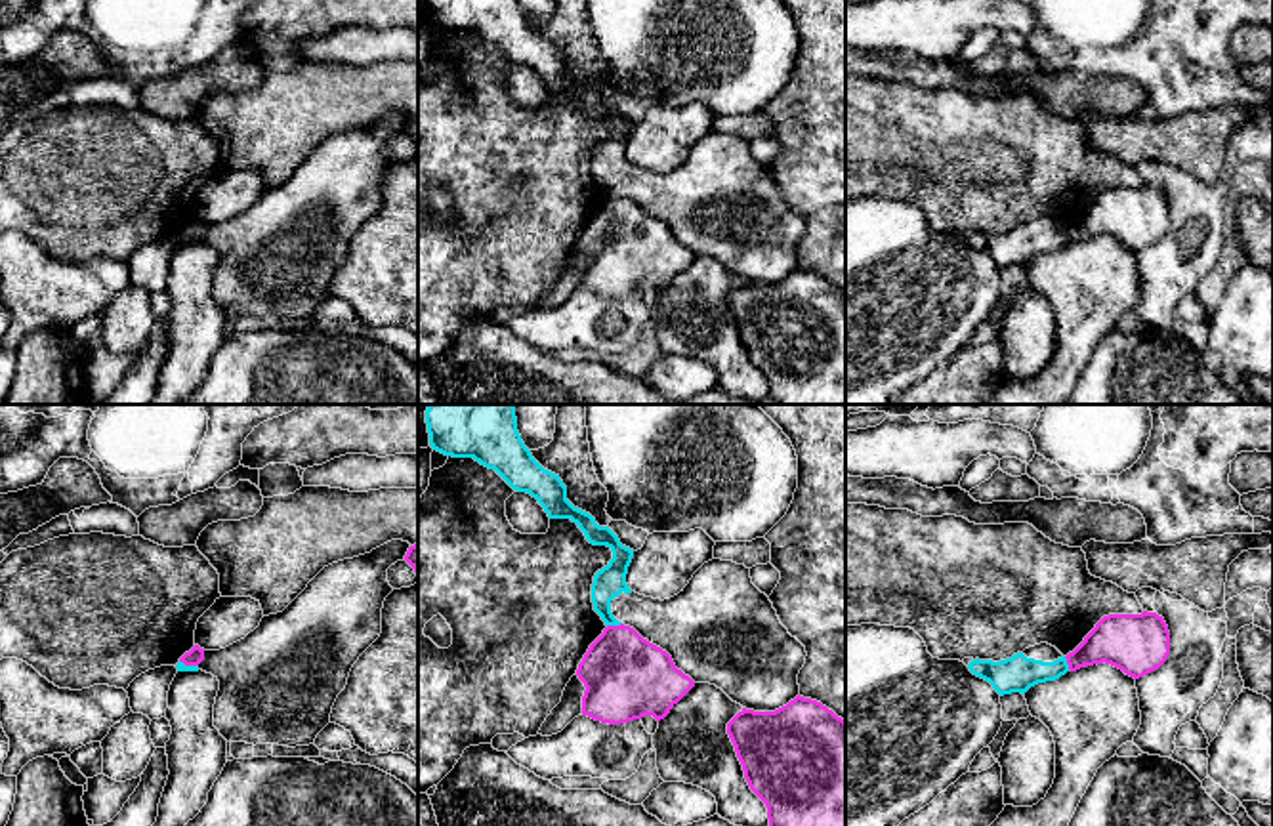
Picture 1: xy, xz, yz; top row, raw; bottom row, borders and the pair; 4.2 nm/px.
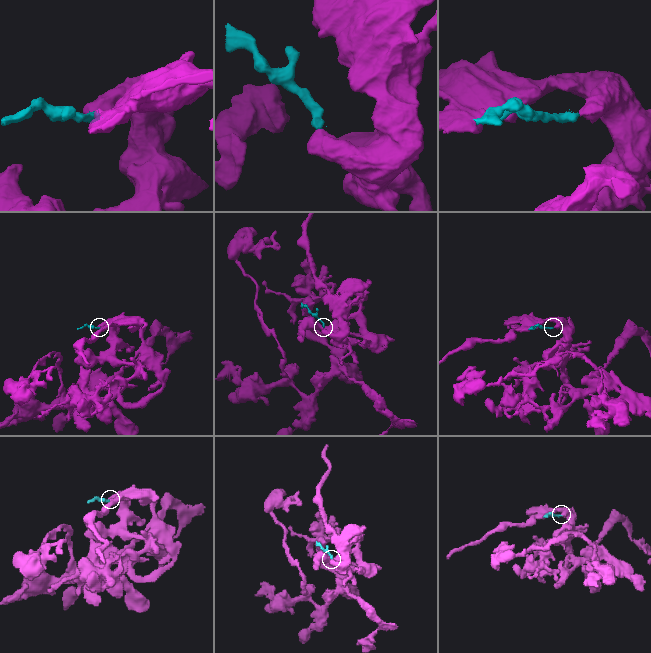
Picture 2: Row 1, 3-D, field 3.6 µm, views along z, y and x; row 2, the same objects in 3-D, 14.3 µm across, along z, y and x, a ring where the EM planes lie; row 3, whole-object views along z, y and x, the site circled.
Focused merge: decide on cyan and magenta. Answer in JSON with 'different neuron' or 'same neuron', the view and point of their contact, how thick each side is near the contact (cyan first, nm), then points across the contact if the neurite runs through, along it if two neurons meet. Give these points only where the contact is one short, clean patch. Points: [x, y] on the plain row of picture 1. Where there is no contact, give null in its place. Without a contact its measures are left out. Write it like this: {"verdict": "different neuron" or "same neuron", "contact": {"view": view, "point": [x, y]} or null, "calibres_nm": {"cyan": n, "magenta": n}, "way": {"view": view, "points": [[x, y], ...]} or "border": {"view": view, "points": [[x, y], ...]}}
{"verdict": "different neuron", "contact": {"view": "xz", "point": [613, 197]}, "calibres_nm": {"cyan": 140, "magenta": 360}, "border": {"view": "xz", "points": [[621, 195], [607, 199]]}}

